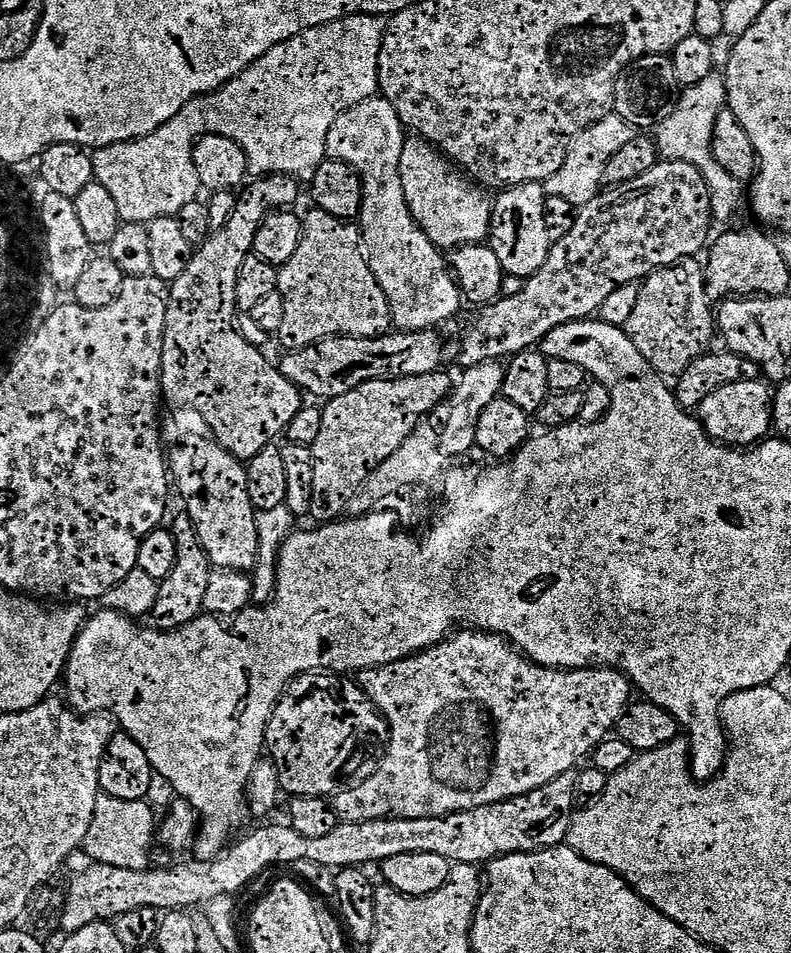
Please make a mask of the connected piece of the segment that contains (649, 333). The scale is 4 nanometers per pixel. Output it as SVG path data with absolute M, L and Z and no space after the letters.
M688 258L670 268L661 268L647 277L640 284L638 306L634 306L634 314L630 314L630 318L622 325L642 358L648 360L652 371L665 378L679 378L698 357L713 347L712 335L715 337L718 332L714 304L708 300L707 286L704 284L705 269L696 263L695 259Z

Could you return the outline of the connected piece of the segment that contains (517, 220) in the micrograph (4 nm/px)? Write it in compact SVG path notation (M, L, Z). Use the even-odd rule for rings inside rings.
M543 183L519 184L516 188L501 191L495 197L490 247L494 250L494 254L498 254L502 270L509 277L532 276L545 265L546 258L549 257L554 236L548 233L550 216L547 211L544 213L544 200L546 201L546 188Z

